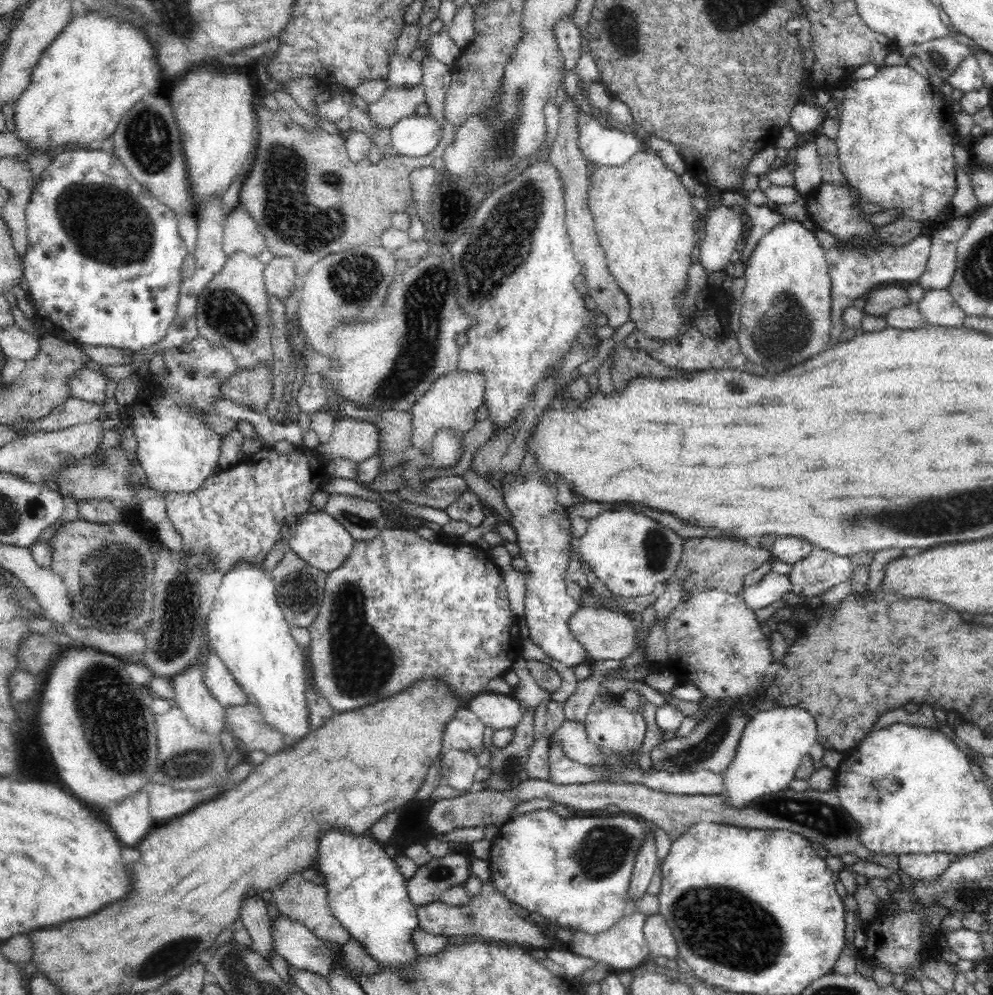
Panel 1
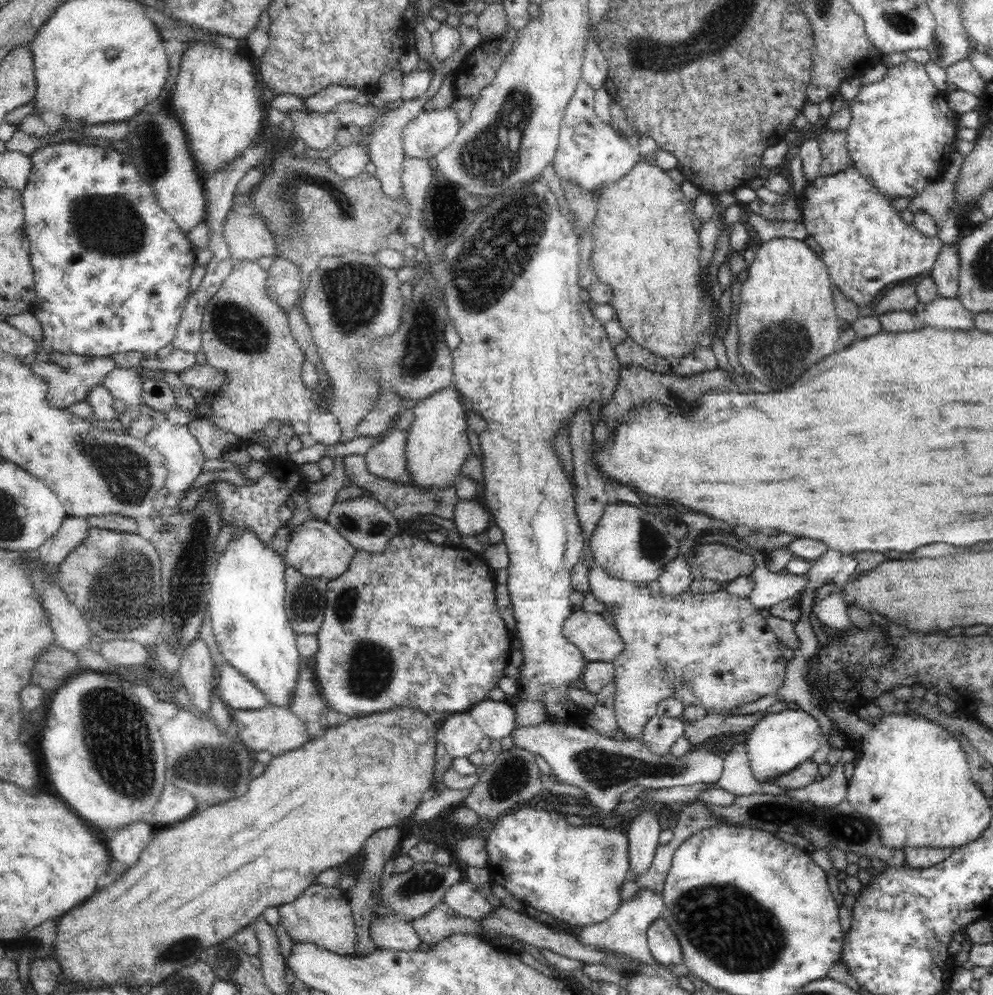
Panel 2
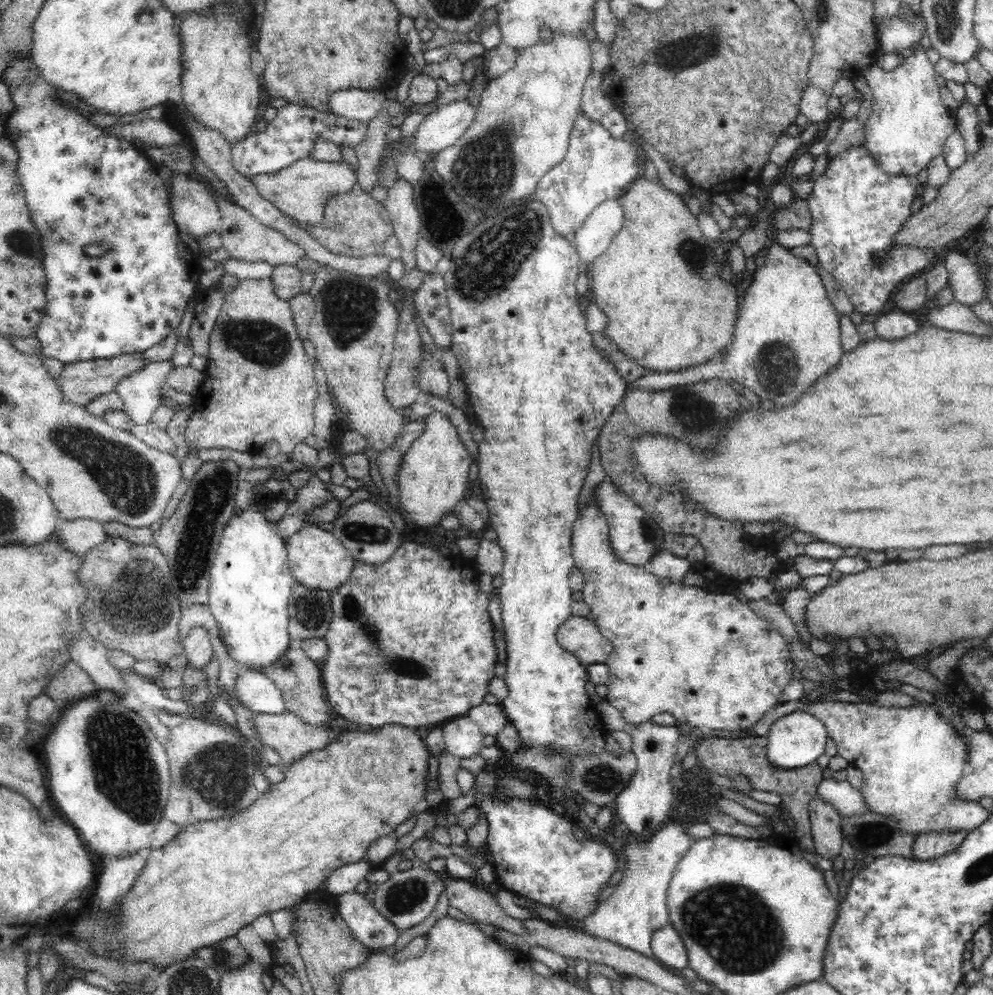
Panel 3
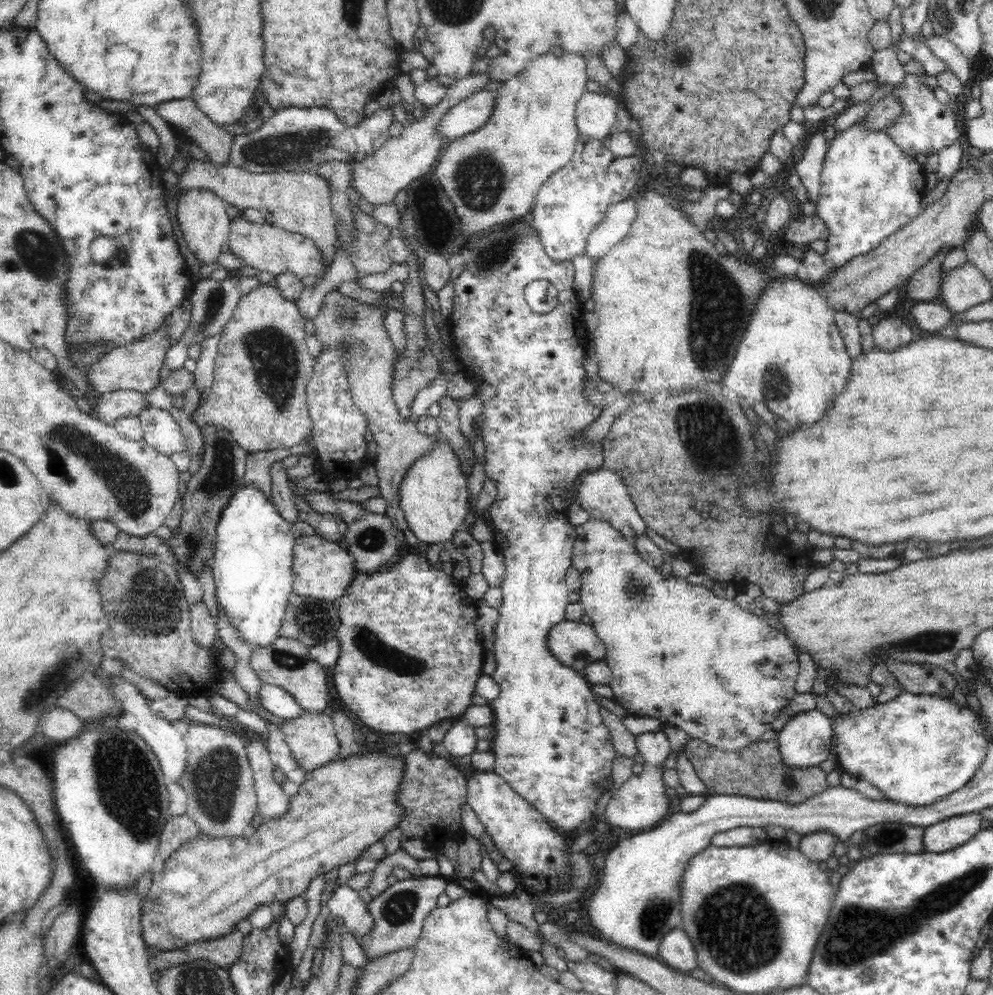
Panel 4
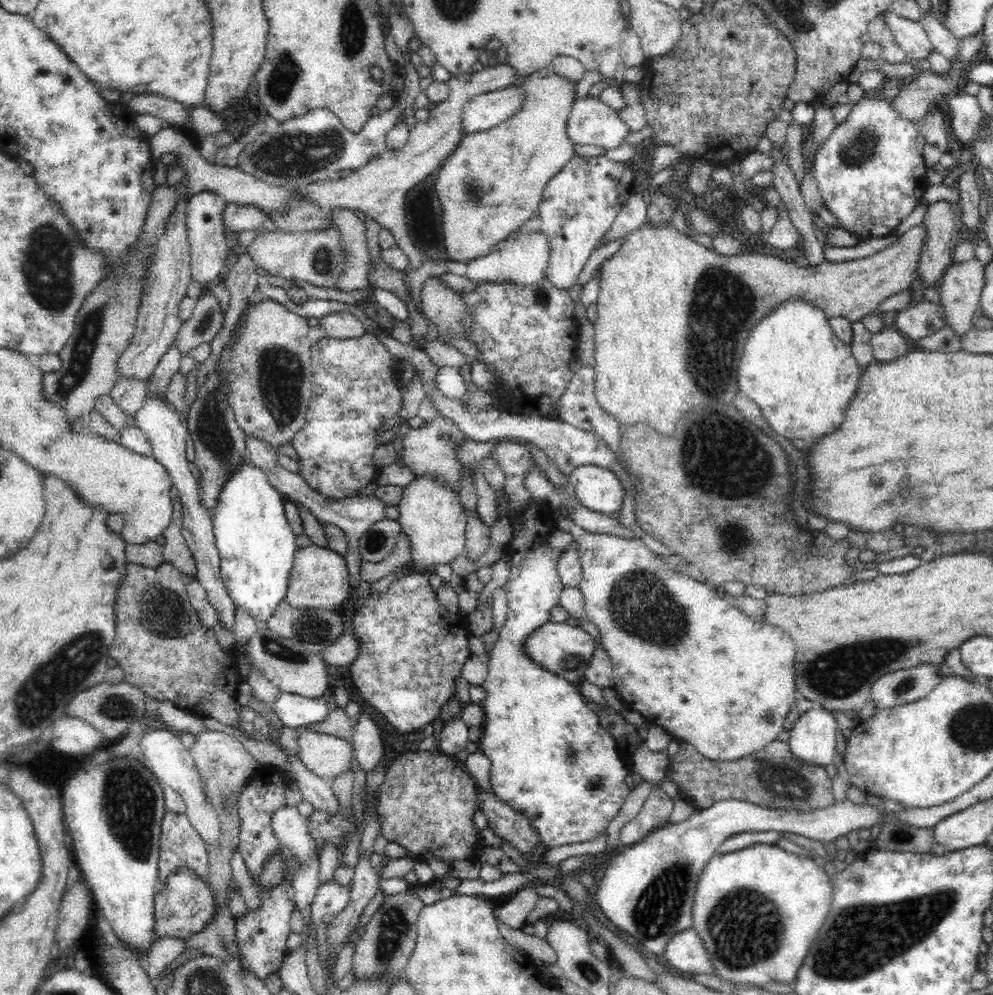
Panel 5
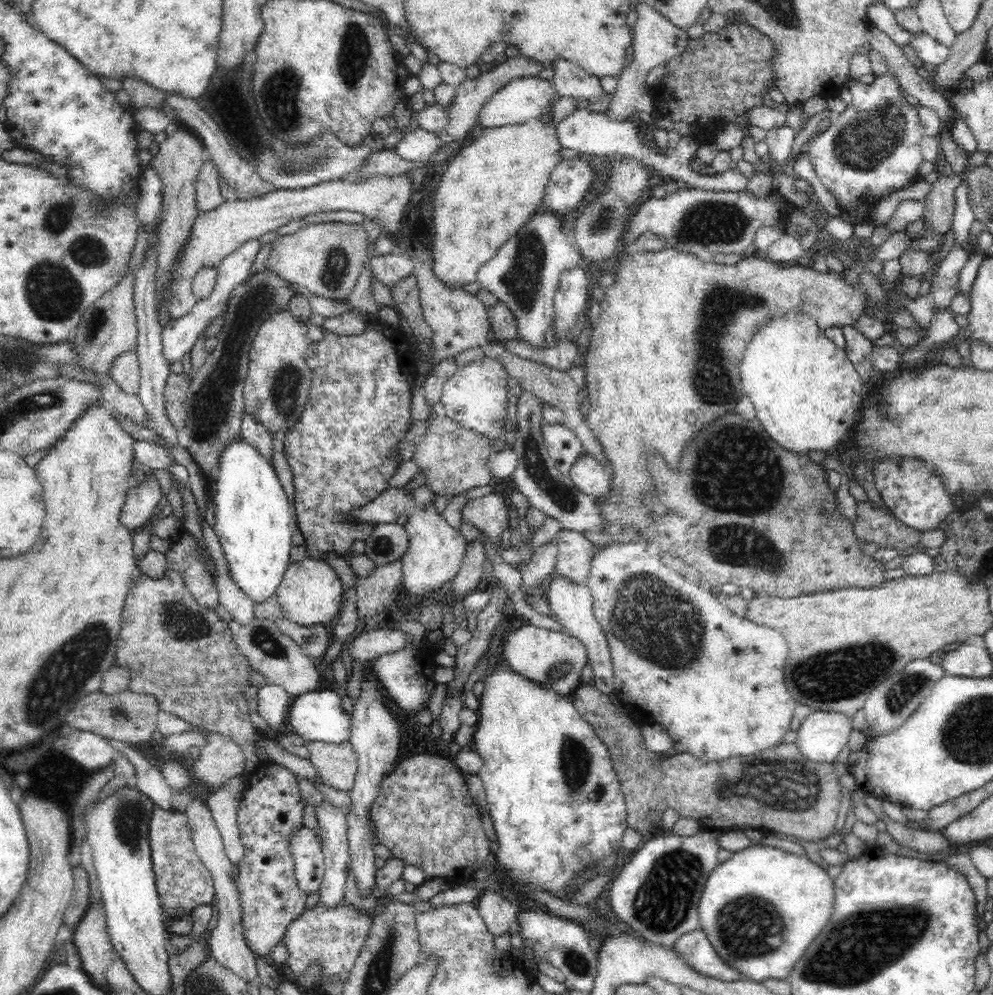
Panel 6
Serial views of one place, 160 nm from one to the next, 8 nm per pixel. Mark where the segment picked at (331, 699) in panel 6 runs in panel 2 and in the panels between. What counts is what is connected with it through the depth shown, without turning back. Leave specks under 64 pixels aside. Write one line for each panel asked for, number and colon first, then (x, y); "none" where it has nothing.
2: (237, 692)
3: (257, 692)
4: (274, 699)
5: (295, 711)

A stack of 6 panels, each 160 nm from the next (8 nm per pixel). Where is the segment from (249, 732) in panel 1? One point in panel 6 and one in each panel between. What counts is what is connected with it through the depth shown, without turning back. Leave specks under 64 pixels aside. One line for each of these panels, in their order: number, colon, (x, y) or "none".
2: (277, 729)
3: (292, 737)
4: (312, 738)
5: (327, 756)
6: (337, 765)

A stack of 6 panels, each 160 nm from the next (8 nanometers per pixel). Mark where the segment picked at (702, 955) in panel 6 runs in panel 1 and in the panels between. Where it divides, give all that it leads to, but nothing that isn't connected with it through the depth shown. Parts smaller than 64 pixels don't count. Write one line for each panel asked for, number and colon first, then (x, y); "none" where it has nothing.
1: (659, 937)
2: (663, 945)
3: (668, 948)
4: (676, 950)
5: (686, 951)

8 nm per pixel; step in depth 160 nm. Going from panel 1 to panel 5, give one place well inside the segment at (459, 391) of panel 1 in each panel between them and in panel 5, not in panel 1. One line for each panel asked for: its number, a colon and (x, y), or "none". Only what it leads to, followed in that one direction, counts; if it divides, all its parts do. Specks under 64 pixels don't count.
2: (437, 446)
3: (432, 478)
4: (433, 496)
5: (431, 518)

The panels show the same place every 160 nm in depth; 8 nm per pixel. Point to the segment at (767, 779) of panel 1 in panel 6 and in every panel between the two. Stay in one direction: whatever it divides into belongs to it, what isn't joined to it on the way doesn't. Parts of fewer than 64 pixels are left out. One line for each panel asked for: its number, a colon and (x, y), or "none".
2: (781, 741)
3: (796, 740)
4: (805, 741)
5: (813, 739)
6: (821, 737)

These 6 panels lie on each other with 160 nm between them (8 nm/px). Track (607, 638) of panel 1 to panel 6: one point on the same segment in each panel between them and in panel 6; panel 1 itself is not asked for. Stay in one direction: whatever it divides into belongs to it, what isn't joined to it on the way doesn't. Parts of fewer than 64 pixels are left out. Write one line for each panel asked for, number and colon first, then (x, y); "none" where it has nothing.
2: (593, 634)
3: (579, 636)
4: (574, 644)
5: (561, 649)
6: (553, 660)

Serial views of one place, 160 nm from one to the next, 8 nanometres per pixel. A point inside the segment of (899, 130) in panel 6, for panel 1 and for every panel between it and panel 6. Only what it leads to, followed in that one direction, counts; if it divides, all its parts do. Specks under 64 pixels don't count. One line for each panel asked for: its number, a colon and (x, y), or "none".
1: (860, 261)
2: (856, 226)
3: (856, 208)
4: (870, 188)
5: (871, 174)

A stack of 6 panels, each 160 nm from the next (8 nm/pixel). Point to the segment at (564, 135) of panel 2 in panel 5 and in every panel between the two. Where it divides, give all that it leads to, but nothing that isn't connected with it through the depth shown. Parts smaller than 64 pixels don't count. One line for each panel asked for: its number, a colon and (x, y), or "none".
3: (597, 167)
4: (574, 200)
5: (579, 204)

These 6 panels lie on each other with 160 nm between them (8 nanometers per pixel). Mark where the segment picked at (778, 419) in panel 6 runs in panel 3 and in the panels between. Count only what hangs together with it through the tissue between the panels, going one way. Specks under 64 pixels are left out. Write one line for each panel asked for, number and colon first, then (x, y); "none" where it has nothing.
3: (787, 335)
4: (792, 358)
5: (803, 378)

